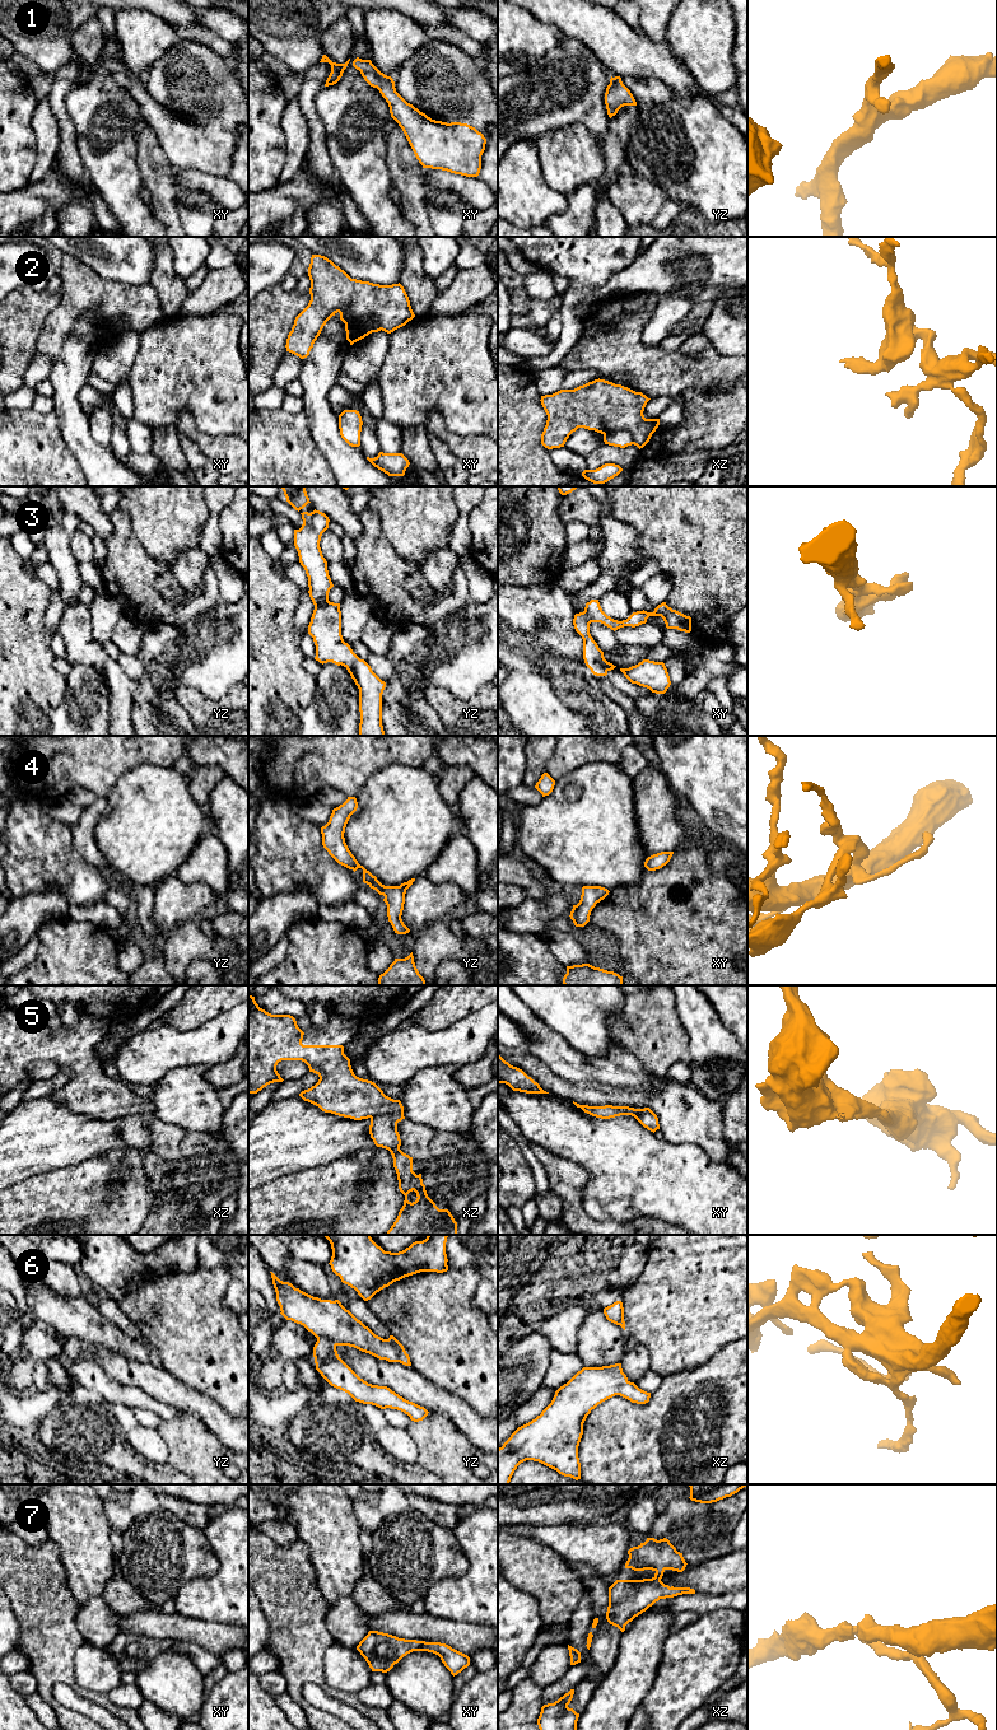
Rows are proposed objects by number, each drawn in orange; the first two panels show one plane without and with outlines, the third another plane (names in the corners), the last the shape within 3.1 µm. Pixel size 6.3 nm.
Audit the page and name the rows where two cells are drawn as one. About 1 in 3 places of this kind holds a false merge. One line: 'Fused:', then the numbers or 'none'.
Fused: none

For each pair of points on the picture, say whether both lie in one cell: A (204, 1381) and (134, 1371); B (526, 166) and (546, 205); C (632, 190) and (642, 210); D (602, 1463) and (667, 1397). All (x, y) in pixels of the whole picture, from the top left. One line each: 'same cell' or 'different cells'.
A: different cells
B: same cell
C: same cell
D: same cell

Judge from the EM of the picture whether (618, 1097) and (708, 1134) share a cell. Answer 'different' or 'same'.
different

